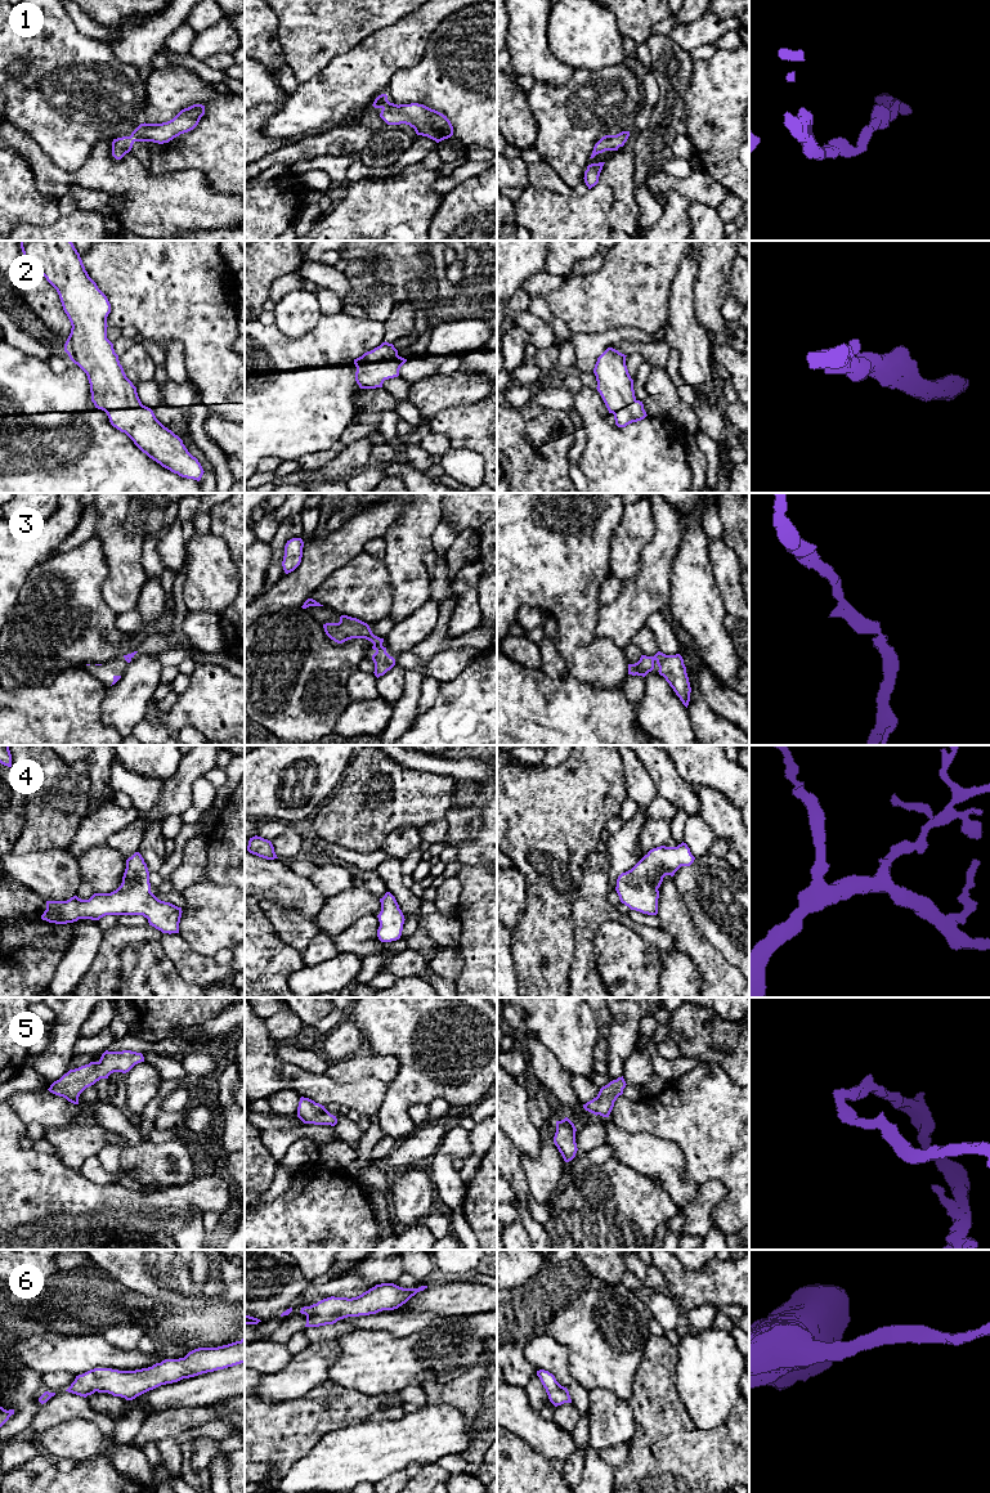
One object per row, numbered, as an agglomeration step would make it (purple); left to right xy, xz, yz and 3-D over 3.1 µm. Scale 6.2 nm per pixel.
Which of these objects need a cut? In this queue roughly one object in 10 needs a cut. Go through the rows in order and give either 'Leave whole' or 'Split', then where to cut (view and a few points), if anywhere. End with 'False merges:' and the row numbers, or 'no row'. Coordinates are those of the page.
1: Leave whole. No split
2: Leave whole. No split
3: Leave whole. No split
4: Leave whole. No split
5: Leave whole. No split
6: Leave whole. No split
False merges: no row

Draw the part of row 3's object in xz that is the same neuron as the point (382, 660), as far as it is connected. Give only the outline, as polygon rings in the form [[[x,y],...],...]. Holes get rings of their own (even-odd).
[[[341,615],[339,623],[326,623],[323,628],[326,635],[337,644],[351,638],[366,638],[371,641],[373,644],[372,649],[376,651],[372,655],[372,660],[375,663],[373,673],[377,678],[395,665],[395,659],[382,646],[384,638],[375,636],[367,623],[357,618]]]

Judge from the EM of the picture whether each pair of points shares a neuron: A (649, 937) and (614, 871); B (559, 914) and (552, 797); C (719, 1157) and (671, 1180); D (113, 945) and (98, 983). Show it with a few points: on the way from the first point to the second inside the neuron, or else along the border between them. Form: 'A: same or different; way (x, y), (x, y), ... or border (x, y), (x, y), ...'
A: different; border (608, 856), (610, 887)
B: same; way (543, 884), (533, 870), (547, 843), (547, 826)
C: different; border (676, 1144), (684, 1157), (684, 1177), (698, 1186)
D: same; way (108, 954), (104, 974)

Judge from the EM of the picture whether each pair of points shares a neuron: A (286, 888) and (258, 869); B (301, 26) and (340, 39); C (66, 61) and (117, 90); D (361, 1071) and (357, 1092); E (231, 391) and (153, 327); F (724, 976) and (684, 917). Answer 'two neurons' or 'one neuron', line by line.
A: one neuron
B: one neuron
C: one neuron
D: two neurons
E: one neuron
F: one neuron

